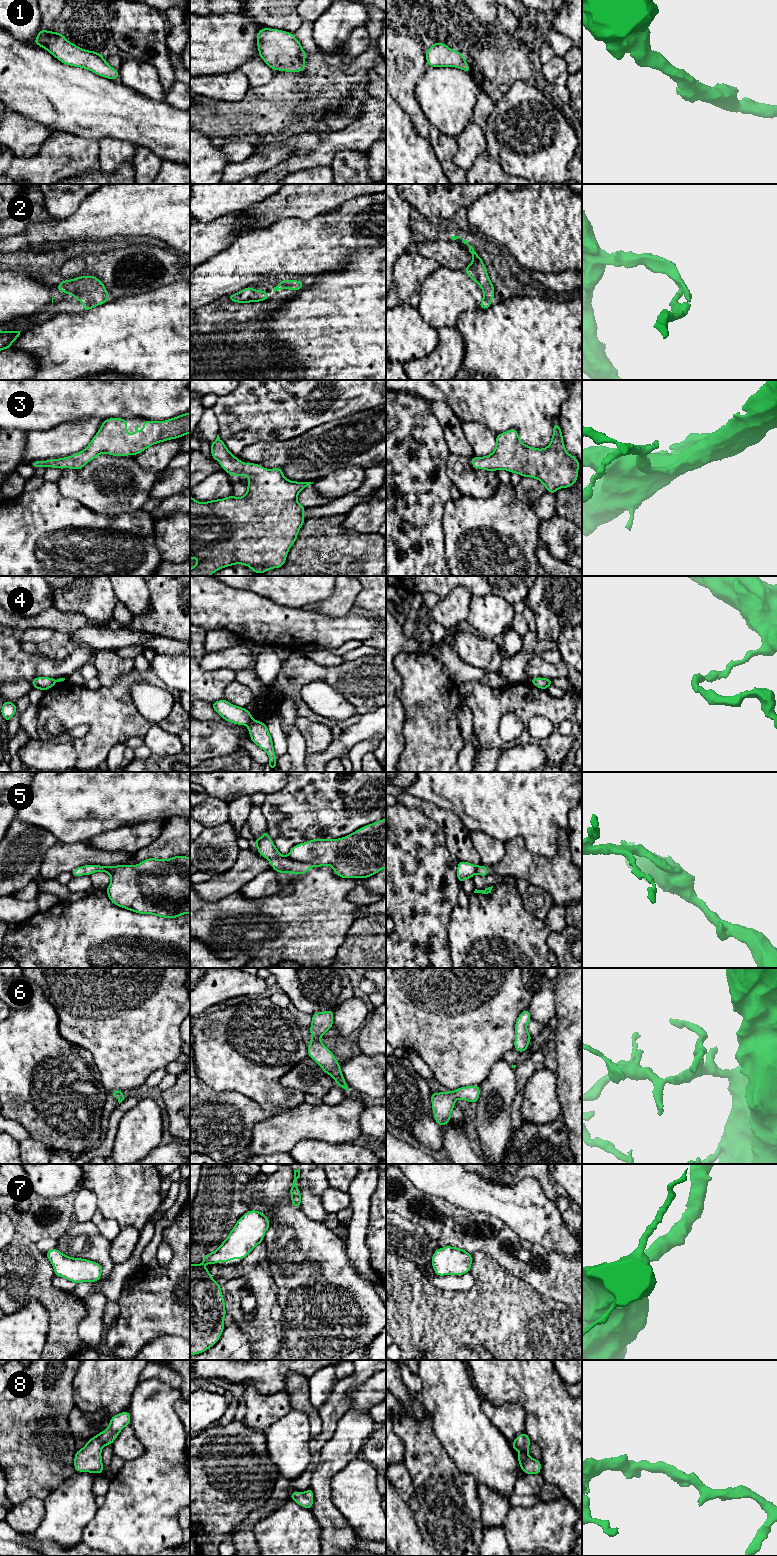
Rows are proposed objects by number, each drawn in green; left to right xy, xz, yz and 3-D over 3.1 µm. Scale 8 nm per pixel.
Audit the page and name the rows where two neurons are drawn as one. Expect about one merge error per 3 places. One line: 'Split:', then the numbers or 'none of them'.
Split: 4, 5

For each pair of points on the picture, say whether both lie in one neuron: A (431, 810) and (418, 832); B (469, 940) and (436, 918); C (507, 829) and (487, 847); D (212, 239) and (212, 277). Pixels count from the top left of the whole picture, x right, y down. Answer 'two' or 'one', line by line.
A: two
B: two
C: two
D: two

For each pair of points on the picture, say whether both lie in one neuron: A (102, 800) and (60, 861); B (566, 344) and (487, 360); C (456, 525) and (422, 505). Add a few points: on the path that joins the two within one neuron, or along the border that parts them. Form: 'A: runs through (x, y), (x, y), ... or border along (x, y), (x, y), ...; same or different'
A: border along (58, 840), (62, 842), (86, 842); different
B: runs through (546, 357), (540, 360), (507, 360); same
C: border along (450, 498), (444, 507), (444, 540); different

